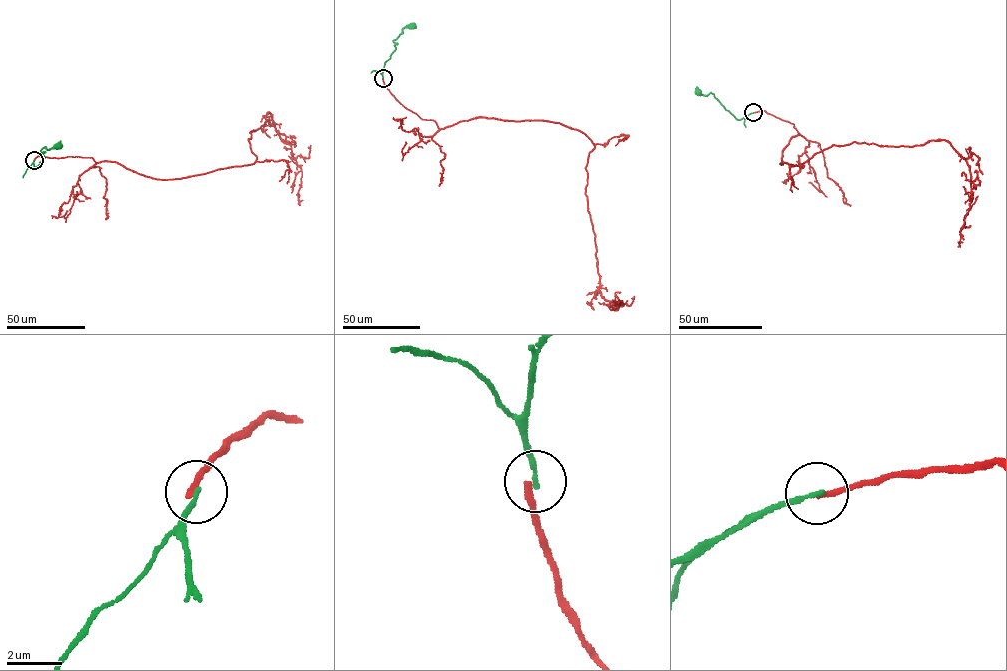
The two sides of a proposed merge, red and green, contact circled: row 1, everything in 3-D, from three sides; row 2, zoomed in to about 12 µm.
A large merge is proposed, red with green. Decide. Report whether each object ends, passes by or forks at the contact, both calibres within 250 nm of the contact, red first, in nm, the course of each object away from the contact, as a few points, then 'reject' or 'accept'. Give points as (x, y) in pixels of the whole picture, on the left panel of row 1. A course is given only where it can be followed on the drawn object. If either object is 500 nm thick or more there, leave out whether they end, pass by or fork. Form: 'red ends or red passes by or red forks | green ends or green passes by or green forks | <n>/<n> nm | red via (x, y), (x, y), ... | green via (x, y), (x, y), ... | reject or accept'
red ends | green ends | 200/180 nm | red via (34, 160), (91, 157), (161, 179), (204, 174), (253, 164), (250, 132), (269, 111), (302, 172), (300, 205) | green via (34, 160), (35, 169), (44, 157), (41, 150), (57, 147) | reject

